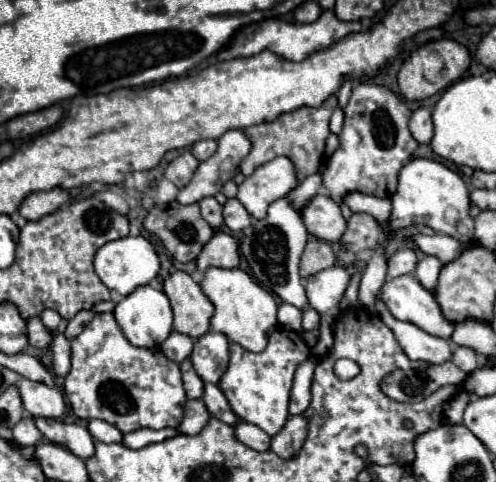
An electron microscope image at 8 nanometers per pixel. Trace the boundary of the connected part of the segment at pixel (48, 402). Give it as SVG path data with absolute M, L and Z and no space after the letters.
M23 378L19 384L19 394L23 400L25 410L31 416L45 416L45 418L59 418L65 412L65 400L61 390L49 388L41 382L33 382Z

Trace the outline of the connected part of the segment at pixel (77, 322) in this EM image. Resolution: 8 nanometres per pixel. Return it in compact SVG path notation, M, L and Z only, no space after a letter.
M81 310L75 318L69 320L69 326L67 326L67 330L65 330L65 336L67 336L69 340L75 338L75 336L93 320L93 316L95 316L93 310Z

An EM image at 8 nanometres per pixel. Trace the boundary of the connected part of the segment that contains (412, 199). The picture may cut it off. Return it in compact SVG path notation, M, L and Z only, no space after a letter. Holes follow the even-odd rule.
M427 158L409 160L399 172L399 186L397 192L391 196L391 202L393 202L391 210L393 230L401 230L411 224L427 224L435 232L455 236L461 242L473 240L473 218L469 216L469 190L463 178L441 162ZM451 210L457 214L447 216Z

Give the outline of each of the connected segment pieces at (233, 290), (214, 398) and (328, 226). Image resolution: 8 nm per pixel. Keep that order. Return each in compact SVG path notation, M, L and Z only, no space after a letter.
M209 268L209 270L205 270L203 282L201 282L201 290L205 292L205 296L215 306L215 316L211 318L211 330L213 332L225 334L231 342L243 346L249 352L265 350L269 334L277 328L277 302L267 290L263 290L247 272L243 272L239 268L231 268L231 270L227 270L227 268Z
M208 384L203 402L205 402L205 406L207 406L207 410L211 412L213 418L217 418L217 420L221 420L229 426L235 426L239 422L239 418L231 410L227 398L223 396L223 392L219 390L217 384Z
M317 194L311 200L311 204L303 210L303 222L309 234L327 242L339 242L347 226L339 204L327 194Z

